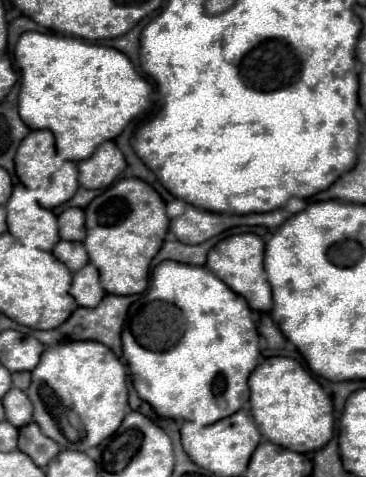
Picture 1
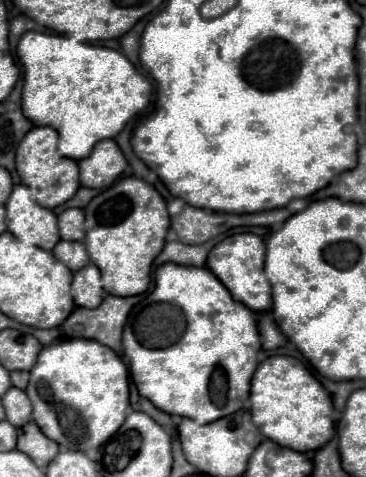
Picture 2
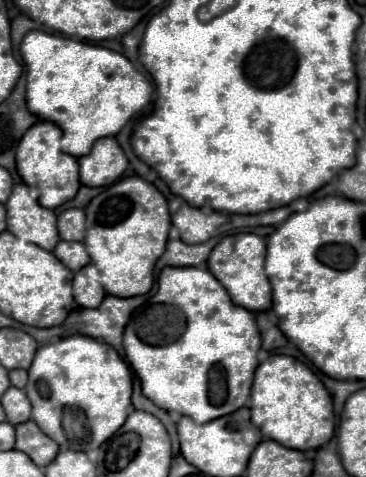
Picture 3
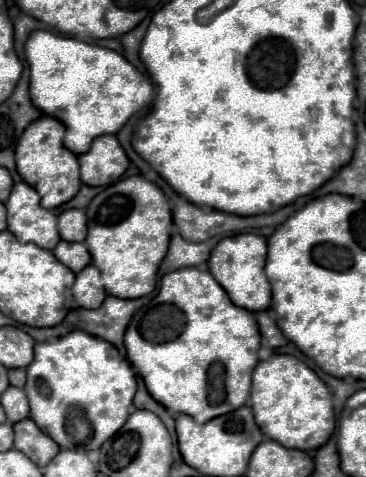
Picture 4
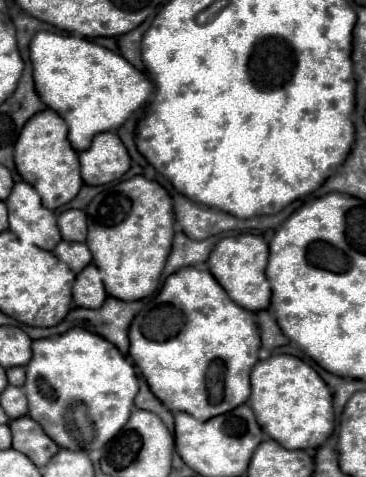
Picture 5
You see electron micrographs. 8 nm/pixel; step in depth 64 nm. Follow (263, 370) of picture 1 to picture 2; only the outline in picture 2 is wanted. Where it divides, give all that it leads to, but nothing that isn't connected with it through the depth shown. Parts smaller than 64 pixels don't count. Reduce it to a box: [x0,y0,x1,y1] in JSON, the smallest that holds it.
[250,356,334,452]

